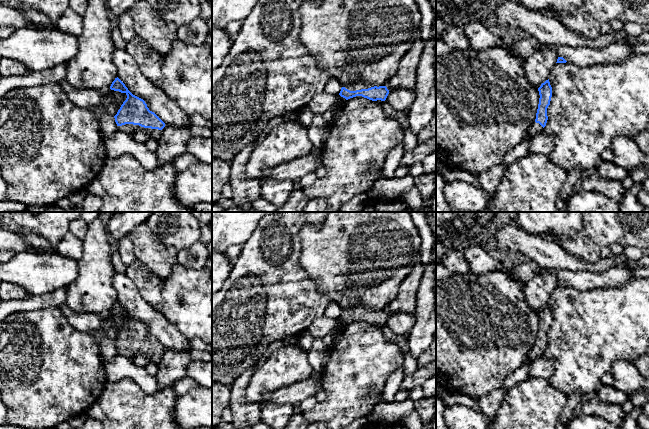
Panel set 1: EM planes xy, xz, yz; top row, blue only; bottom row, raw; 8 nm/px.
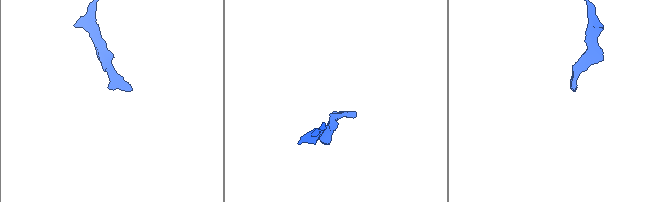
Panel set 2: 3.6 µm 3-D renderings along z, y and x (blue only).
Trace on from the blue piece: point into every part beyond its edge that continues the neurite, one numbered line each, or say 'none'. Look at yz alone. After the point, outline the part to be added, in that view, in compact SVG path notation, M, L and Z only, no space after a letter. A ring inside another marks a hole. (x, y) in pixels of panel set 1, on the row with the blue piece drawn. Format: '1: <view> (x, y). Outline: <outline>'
1: yz (535, 128). Outline: M534 122L528 129L528 132L527 134L530 136L530 137L533 137L535 136L536 134L540 133L543 131L543 127L539 124L539 123L536 123Z

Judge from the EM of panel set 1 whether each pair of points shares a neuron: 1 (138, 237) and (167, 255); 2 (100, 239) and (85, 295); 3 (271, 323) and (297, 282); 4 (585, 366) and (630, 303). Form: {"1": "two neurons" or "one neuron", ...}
{"1": "one neuron", "2": "one neuron", "3": "one neuron", "4": "one neuron"}

